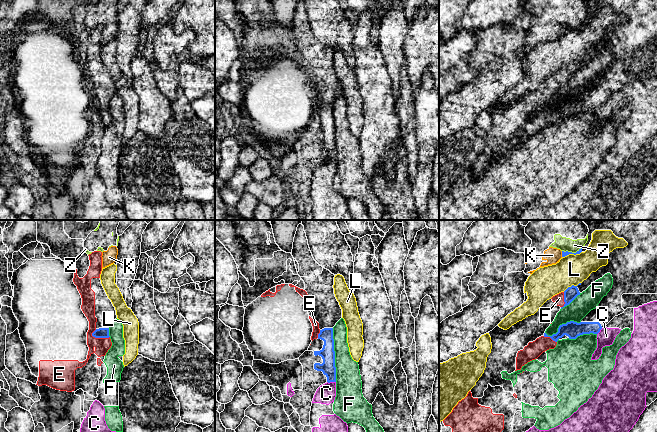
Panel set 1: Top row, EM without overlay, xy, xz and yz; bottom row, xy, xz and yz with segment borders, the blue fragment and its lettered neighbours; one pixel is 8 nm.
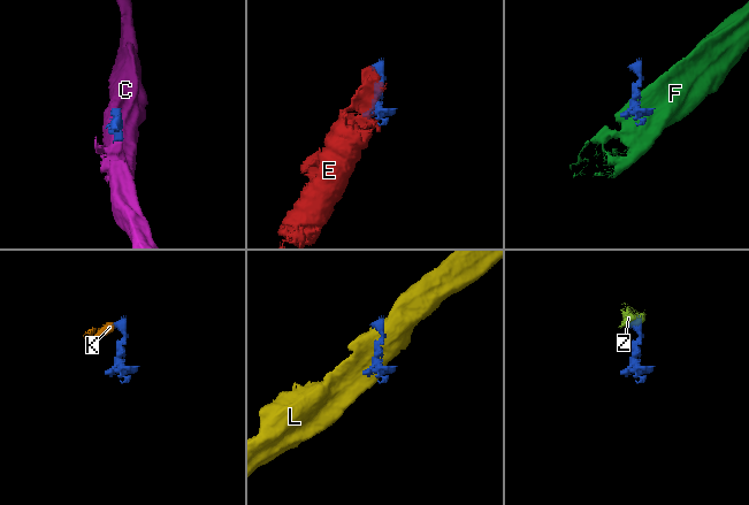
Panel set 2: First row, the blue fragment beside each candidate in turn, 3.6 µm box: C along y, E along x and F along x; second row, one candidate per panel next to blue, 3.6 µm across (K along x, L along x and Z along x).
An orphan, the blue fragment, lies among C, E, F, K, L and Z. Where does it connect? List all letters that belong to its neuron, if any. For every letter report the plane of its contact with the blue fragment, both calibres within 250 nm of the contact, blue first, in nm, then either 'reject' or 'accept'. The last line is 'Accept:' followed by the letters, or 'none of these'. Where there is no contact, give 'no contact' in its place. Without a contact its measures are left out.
C: contact in xz; calibres 120 and 160 nm; reject
E: contact in xy; calibres 80 and 120 nm; reject
F: contact in xz; calibres 120 and 200 nm; reject
K: contact in yz; calibres 40 and 120 nm; reject
L: contact in yz; calibres 40 and 240 nm; reject
Z: contact in yz; calibres 40 and 110 nm; reject
Accept: none of these

